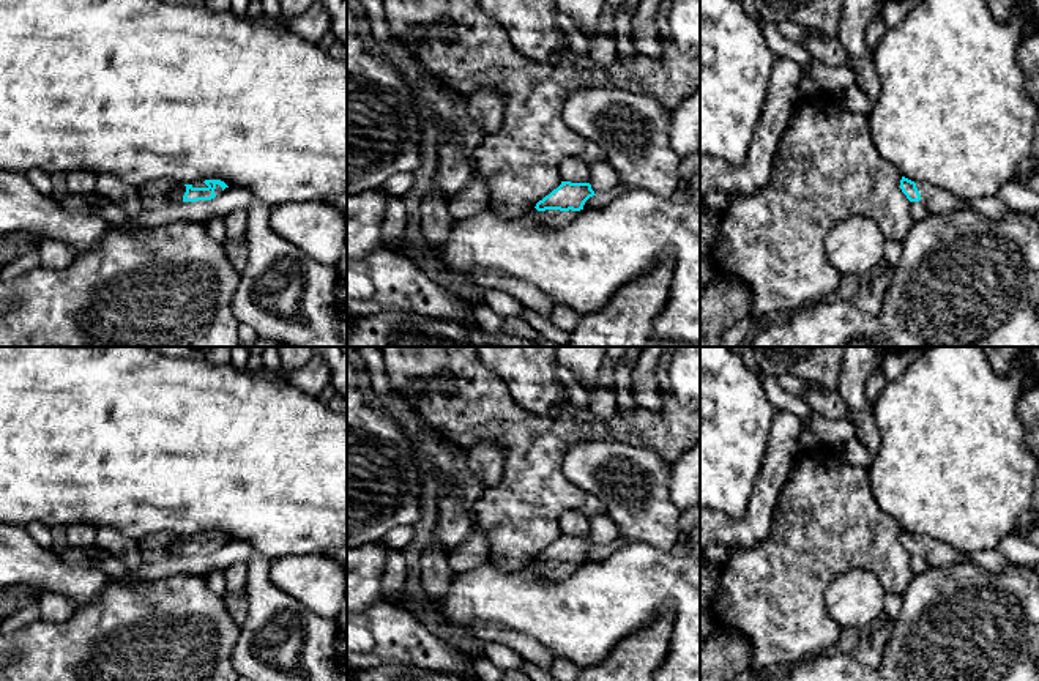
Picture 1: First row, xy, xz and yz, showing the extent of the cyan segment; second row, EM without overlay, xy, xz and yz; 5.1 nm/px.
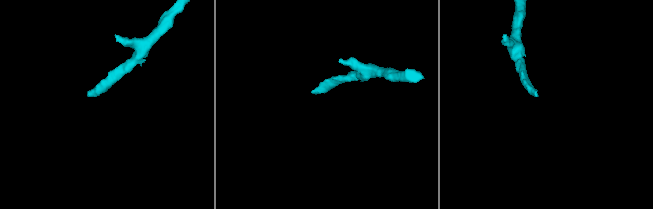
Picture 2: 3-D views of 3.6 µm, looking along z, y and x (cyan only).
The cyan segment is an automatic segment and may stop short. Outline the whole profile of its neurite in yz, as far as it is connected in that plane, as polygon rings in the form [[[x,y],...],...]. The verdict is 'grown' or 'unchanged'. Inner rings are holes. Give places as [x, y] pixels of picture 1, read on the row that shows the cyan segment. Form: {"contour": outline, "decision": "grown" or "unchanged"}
{"contour": [[[902,177],[900,189],[910,202],[921,200],[929,210],[929,214],[948,214],[968,210],[965,200],[929,183],[914,183]]], "decision": "grown"}

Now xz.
{"contour": [[[561,181],[557,189],[536,203],[533,214],[555,229],[572,221],[593,195],[596,194],[590,183]]], "decision": "grown"}

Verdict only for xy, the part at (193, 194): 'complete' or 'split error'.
split error

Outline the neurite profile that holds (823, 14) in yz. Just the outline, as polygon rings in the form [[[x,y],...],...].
[[[754,0],[763,24],[790,20],[817,28],[825,36],[840,38],[843,0]]]

